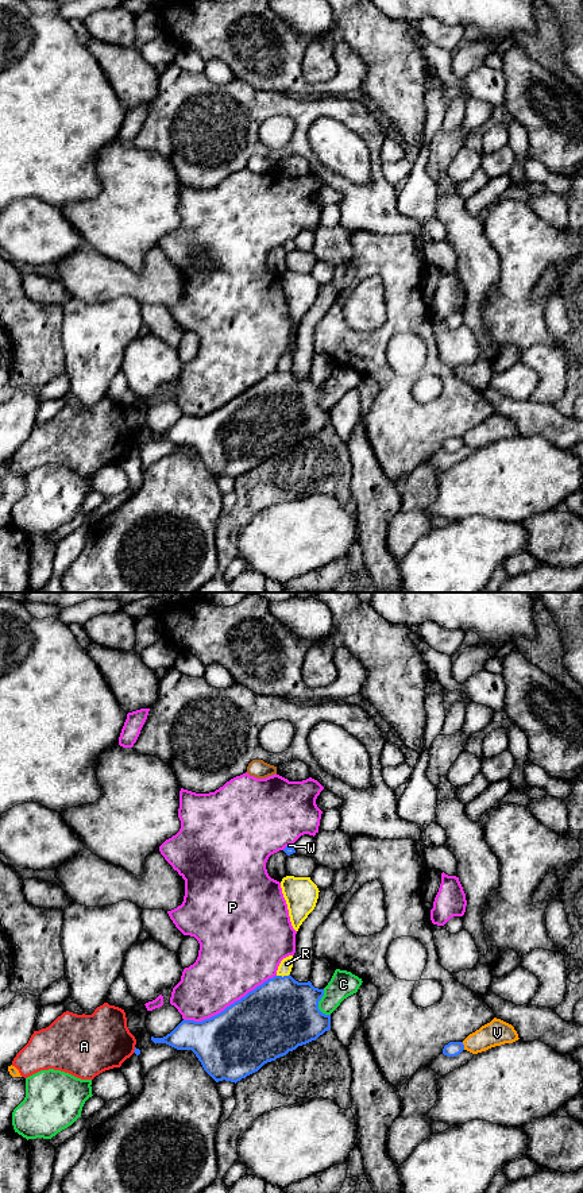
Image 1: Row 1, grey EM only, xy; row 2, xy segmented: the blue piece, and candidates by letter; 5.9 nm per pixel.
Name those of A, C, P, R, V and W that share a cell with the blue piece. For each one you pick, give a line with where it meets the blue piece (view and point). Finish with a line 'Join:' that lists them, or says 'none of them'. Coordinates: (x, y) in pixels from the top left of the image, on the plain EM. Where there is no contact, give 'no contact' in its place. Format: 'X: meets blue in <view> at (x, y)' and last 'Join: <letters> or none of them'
W: meets blue in xy at (289, 243)
Join: W

